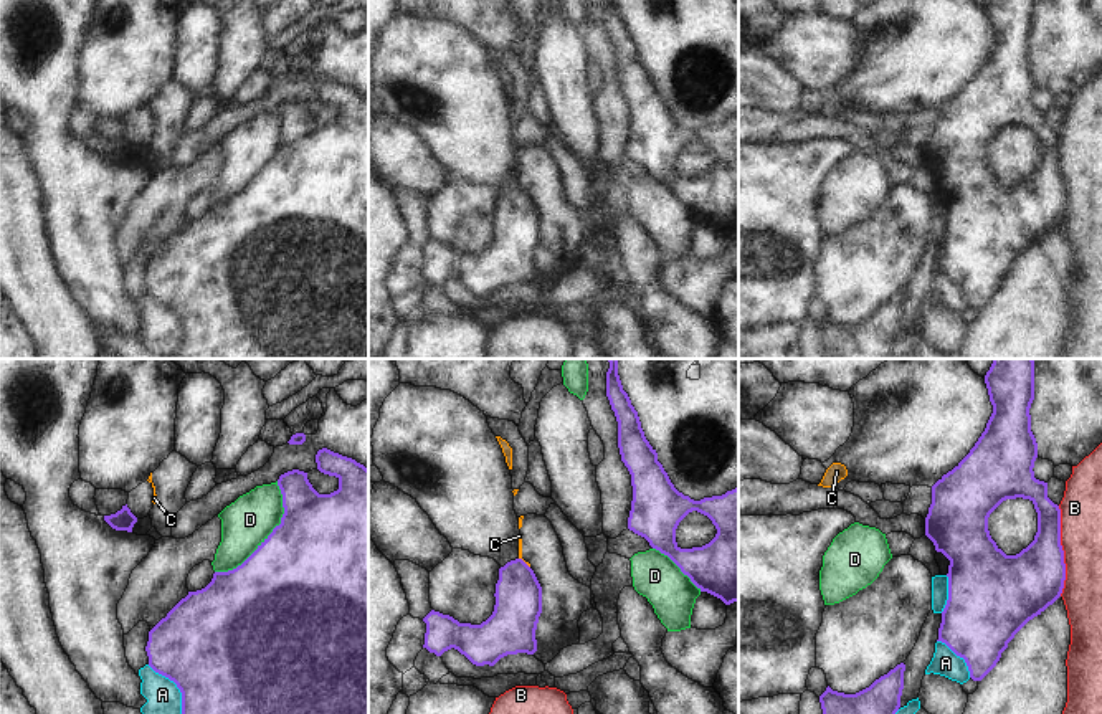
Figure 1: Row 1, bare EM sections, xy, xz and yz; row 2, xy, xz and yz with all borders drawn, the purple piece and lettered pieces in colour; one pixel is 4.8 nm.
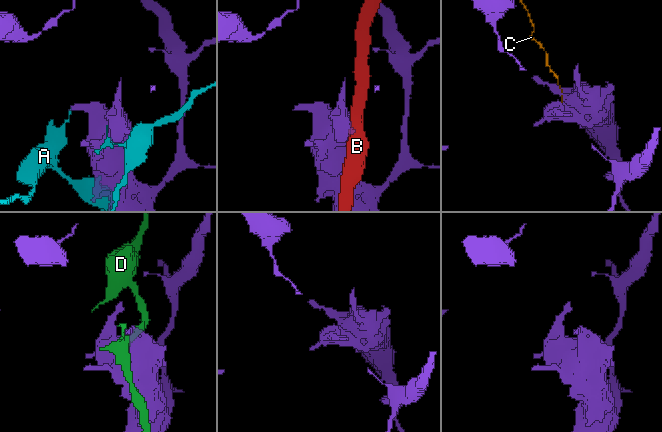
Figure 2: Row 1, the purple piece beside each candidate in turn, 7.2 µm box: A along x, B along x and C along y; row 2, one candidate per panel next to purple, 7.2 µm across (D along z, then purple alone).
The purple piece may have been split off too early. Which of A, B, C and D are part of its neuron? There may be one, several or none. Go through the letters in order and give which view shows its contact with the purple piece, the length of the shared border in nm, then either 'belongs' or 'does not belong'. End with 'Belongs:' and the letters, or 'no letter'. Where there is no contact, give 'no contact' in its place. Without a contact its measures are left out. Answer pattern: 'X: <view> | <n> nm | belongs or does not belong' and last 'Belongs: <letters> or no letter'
A: xy | 340 nm | does not belong
B: yz | 440 nm | does not belong
C: xz | 80 nm | does not belong
D: xy | 550 nm | does not belong
Belongs: no letter

